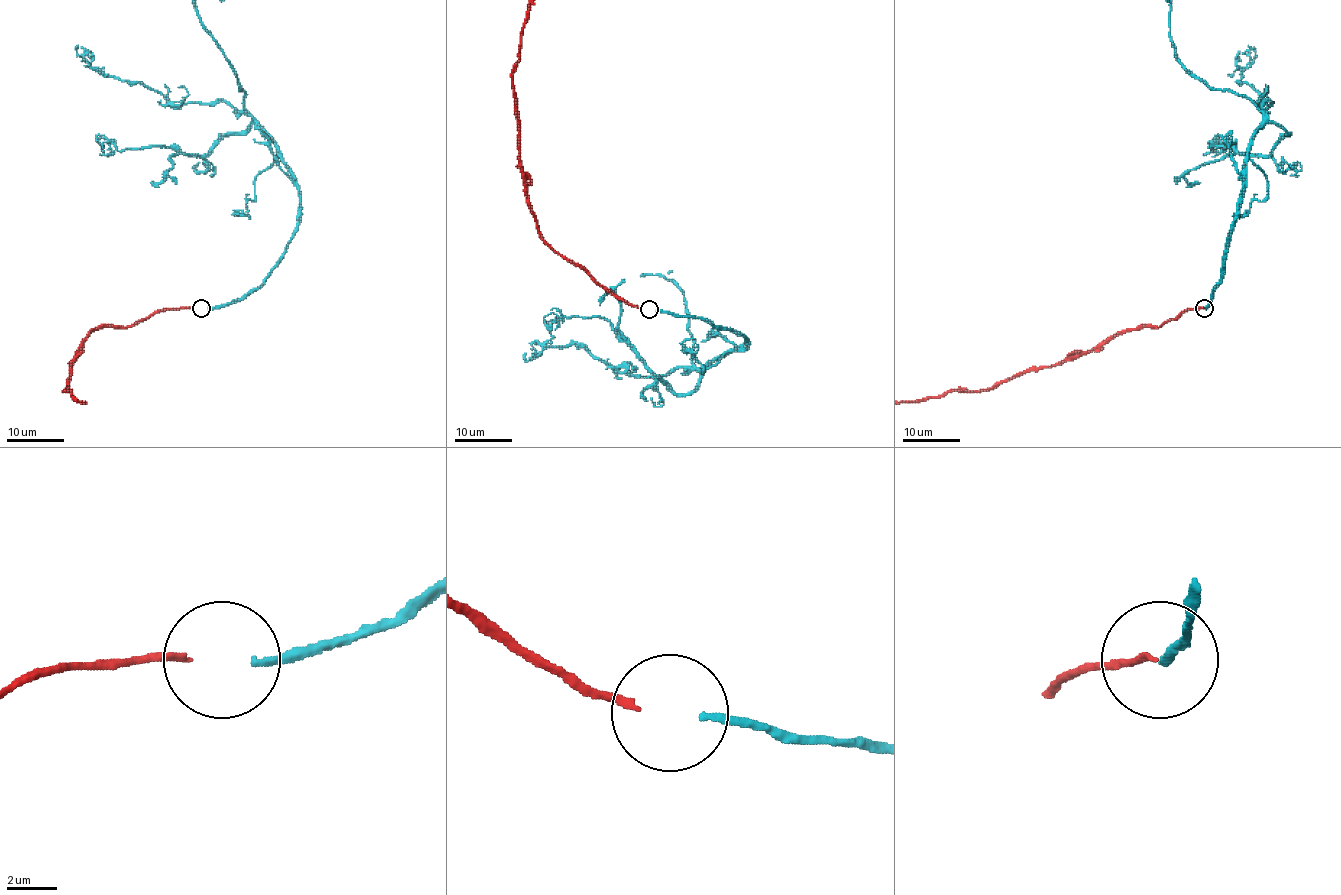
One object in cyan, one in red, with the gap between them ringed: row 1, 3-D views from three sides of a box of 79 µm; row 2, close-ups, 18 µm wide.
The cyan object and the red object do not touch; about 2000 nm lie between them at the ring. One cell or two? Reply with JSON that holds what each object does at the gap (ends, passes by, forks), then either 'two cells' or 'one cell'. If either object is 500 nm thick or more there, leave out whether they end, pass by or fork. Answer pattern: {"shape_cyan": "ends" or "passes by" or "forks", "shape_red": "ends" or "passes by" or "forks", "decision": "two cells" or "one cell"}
{"shape_cyan": "ends", "shape_red": "ends", "decision": "one cell"}

